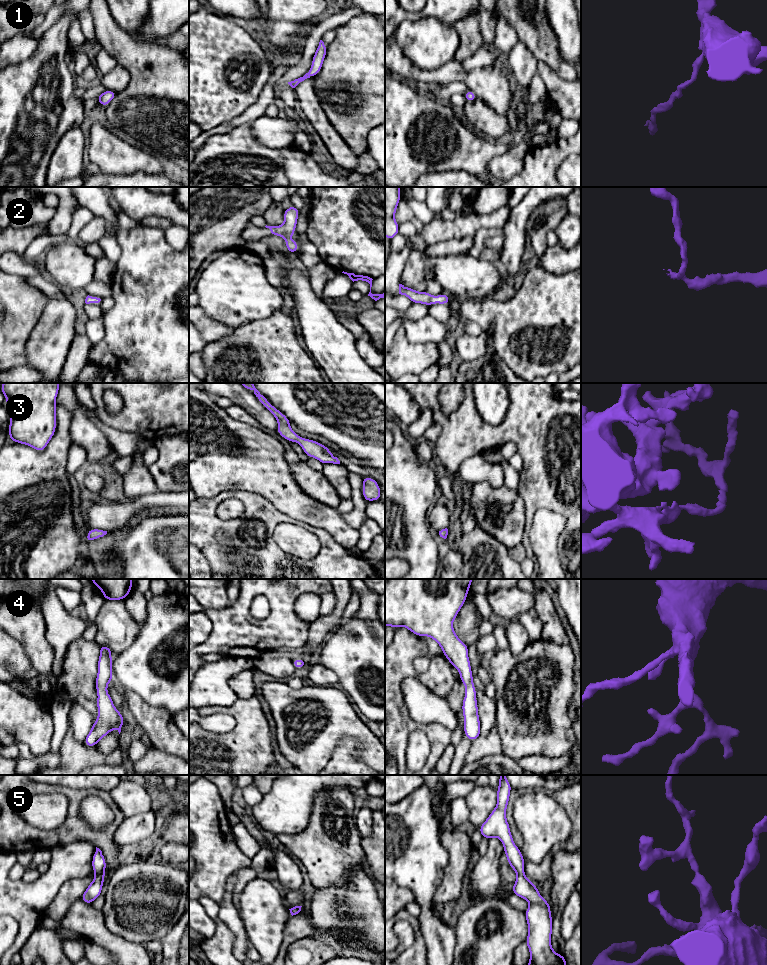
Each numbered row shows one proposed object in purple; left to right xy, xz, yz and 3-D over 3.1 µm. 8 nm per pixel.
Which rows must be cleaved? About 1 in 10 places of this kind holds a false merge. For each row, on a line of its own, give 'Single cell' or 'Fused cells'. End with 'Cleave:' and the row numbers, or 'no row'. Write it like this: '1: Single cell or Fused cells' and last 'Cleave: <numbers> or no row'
1: Single cell
2: Single cell
3: Single cell
4: Single cell
5: Single cell
Cleave: no row

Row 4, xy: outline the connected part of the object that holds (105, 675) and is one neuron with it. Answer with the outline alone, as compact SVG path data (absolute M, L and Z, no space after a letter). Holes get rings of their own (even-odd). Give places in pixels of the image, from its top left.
M100 646L96 676L98 718L84 740L88 747L97 745L113 729L116 729L120 734L124 724L122 713L117 711L111 696L107 693L108 683L113 680L111 653L112 651L108 646Z

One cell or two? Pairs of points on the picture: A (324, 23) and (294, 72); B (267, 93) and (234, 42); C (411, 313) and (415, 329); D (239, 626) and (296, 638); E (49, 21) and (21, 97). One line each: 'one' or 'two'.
A: one
B: two
C: two
D: one
E: two

